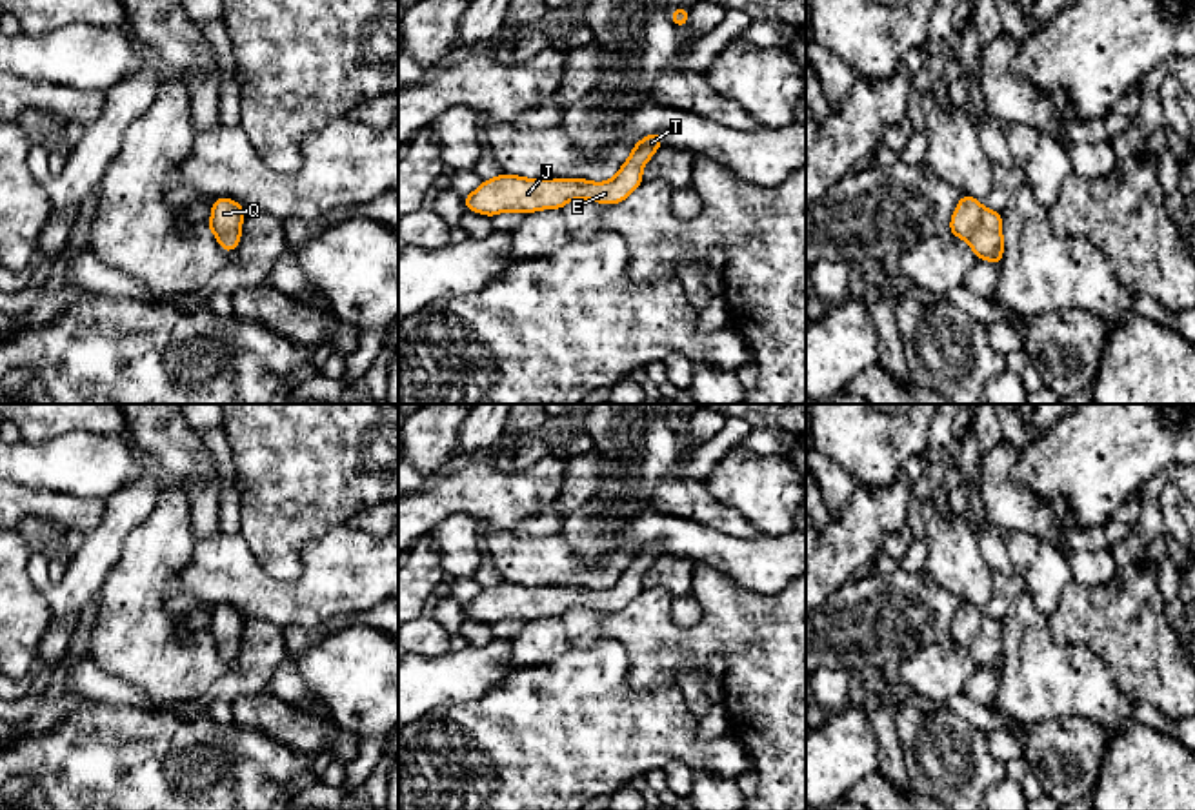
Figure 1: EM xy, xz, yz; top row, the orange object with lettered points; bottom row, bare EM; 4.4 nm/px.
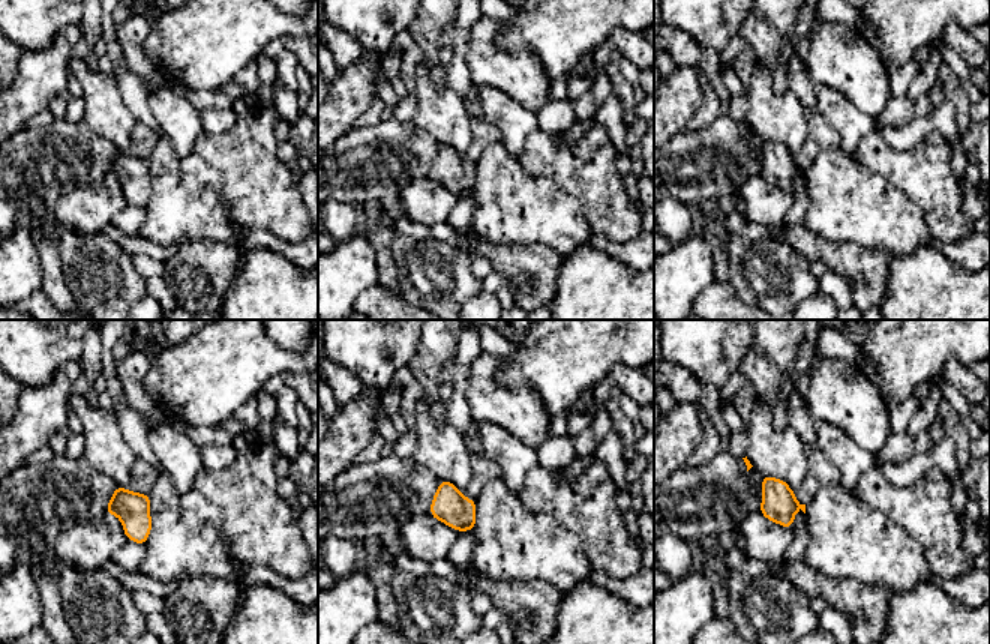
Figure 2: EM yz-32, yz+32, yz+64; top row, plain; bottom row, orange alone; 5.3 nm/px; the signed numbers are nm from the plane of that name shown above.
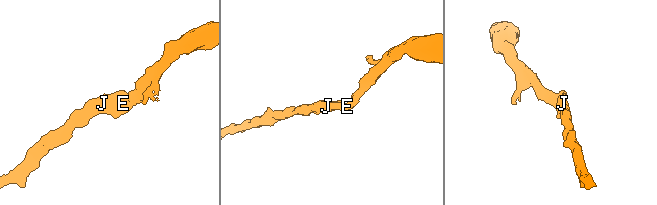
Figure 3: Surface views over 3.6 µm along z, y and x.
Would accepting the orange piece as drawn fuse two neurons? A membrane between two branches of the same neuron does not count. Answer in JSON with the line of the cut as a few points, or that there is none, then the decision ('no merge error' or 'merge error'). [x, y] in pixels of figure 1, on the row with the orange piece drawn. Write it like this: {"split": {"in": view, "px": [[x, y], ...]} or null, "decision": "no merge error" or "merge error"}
{"split": null, "decision": "no merge error"}

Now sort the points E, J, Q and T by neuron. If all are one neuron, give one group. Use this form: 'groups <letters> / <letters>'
groups E J Q T

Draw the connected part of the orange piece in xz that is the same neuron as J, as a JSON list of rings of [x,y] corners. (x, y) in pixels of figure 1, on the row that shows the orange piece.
[[[662,133],[640,138],[618,173],[608,182],[586,178],[524,178],[502,173],[484,180],[473,193],[464,197],[466,209],[495,217],[504,211],[522,215],[540,209],[562,209],[571,200],[591,200],[598,204],[624,202],[642,182],[642,167],[662,147]]]

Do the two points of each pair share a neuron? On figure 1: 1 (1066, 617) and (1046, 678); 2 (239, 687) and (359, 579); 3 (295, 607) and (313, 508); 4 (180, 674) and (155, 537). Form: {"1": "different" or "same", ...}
{"1": "different", "2": "different", "3": "different", "4": "same"}

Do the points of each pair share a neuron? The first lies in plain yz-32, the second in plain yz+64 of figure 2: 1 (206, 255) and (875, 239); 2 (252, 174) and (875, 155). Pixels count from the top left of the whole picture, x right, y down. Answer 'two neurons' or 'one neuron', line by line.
1: two neurons
2: one neuron

